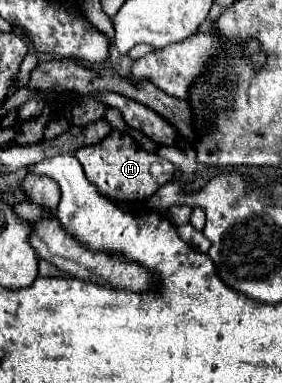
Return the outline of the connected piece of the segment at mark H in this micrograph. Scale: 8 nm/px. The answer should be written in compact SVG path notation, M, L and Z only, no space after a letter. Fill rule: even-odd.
M109 135L107 139L99 141L99 143L91 145L91 147L77 149L75 155L77 155L77 159L83 165L87 179L99 189L101 195L117 199L117 201L125 201L125 203L149 199L159 187L163 187L167 181L171 181L173 171L175 171L173 163L169 163L163 157L159 157L159 177L155 177L153 171L151 171L153 163L157 161L155 151L143 149L129 135L119 135L119 137Z

